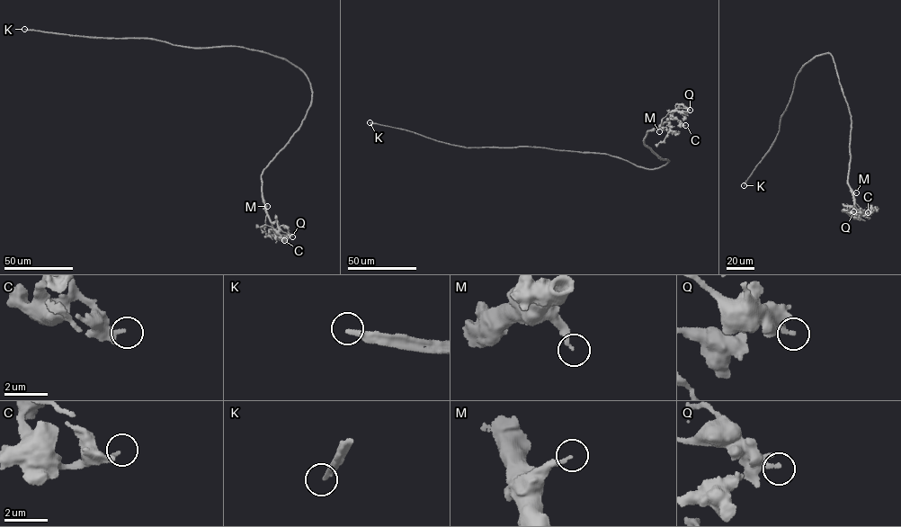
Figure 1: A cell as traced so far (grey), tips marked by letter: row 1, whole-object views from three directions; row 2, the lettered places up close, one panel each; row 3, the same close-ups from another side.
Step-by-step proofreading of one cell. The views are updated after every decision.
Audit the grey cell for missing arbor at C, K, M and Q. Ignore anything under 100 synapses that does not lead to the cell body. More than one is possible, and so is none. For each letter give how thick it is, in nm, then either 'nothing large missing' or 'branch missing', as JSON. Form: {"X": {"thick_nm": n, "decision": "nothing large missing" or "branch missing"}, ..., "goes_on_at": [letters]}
{"C": {"thick_nm": 280, "decision": "nothing large missing"}, "K": {"thick_nm": 260, "decision": "branch missing"}, "M": {"thick_nm": 240, "decision": "nothing large missing"}, "Q": {"thick_nm": 260, "decision": "nothing large missing"}, "goes_on_at": ["K"]}

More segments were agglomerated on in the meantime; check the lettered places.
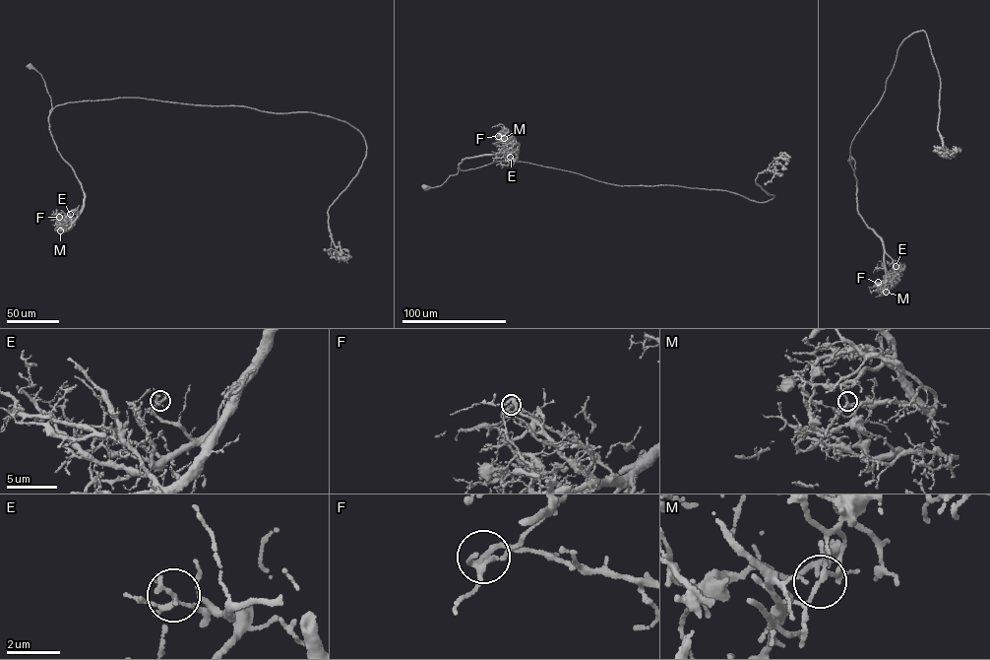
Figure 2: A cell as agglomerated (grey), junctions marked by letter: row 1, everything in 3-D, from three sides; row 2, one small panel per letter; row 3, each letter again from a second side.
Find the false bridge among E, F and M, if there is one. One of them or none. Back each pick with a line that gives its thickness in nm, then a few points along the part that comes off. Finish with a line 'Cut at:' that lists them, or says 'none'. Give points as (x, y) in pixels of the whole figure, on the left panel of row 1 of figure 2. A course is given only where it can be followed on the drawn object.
M: Thickness 130 nm
Cut at: M

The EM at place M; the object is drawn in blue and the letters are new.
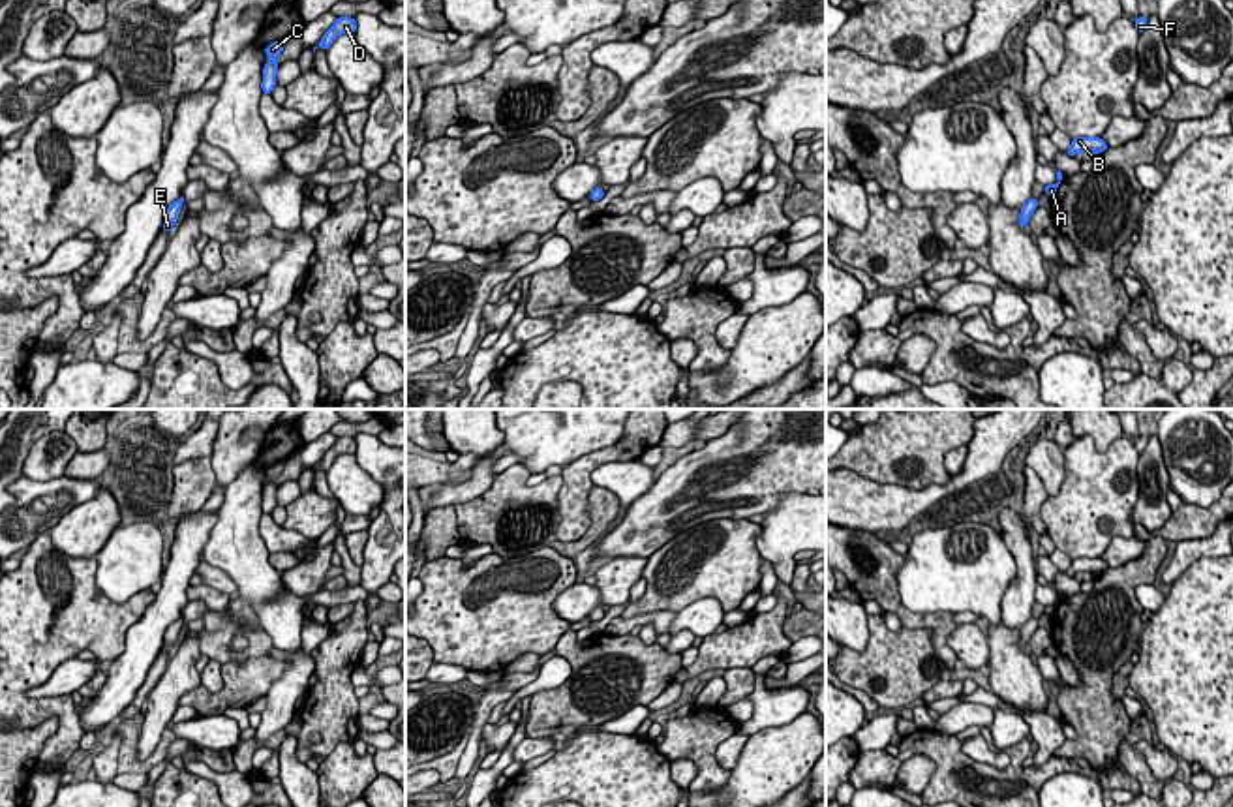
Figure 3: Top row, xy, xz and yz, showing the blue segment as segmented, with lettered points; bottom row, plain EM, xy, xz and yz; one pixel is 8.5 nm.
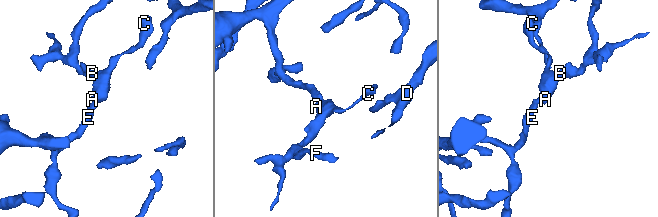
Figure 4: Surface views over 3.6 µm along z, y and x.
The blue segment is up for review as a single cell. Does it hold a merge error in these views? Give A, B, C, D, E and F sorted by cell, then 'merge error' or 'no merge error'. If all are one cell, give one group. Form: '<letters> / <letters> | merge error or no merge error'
A B C D F / E | merge error

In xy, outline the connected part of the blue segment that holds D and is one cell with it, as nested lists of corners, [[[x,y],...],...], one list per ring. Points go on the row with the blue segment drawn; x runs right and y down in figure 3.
[[[338,17],[336,23],[325,32],[319,49],[327,51],[340,34],[355,34],[357,21],[353,17]]]

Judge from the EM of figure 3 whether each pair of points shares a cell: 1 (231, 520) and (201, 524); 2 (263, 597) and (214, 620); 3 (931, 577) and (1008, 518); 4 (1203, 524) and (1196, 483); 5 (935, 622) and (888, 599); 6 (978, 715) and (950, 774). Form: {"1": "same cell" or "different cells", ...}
{"1": "different cells", "2": "different cells", "3": "different cells", "4": "different cells", "5": "same cell", "6": "different cells"}

